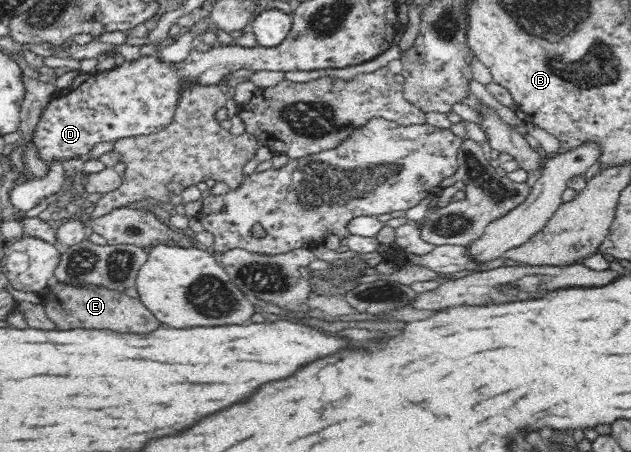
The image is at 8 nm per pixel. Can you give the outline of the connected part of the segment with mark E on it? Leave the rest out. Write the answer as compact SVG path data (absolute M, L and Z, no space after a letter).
M53 280L41 294L41 304L46 317L58 330L110 328L122 334L148 334L162 326L138 297L110 289L106 285L94 285L94 283L74 285Z

